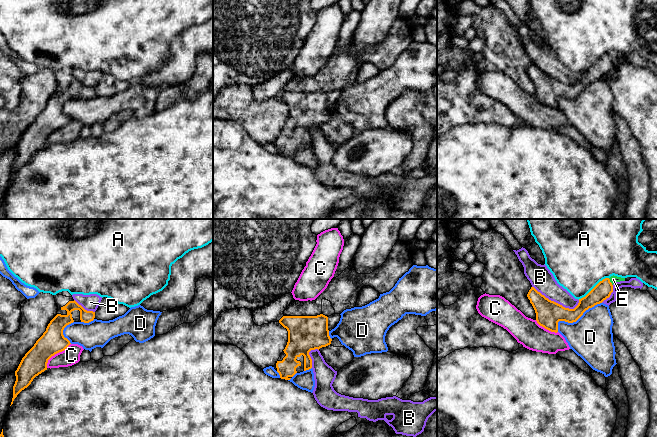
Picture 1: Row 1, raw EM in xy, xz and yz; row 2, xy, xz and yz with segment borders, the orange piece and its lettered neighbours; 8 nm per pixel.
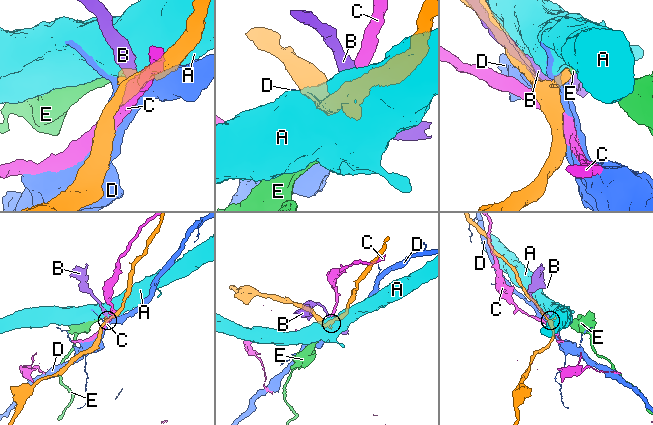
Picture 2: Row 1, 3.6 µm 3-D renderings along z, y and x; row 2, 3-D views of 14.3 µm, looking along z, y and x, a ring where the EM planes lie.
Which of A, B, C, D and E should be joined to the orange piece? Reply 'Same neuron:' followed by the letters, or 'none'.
Same neuron: E

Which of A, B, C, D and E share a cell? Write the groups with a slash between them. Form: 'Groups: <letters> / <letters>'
Groups: A / B / C / D / E

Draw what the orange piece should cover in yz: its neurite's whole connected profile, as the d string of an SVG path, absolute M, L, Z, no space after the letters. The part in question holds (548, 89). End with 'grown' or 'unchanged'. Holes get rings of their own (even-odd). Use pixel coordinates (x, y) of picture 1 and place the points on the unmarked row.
M613 51L603 55L585 73L579 75L579 79L574 85L565 84L549 76L534 63L531 63L527 73L535 86L537 99L545 105L557 109L559 97L576 98L586 86L609 74L613 68L613 61L620 57L625 57L625 54Z; grown

